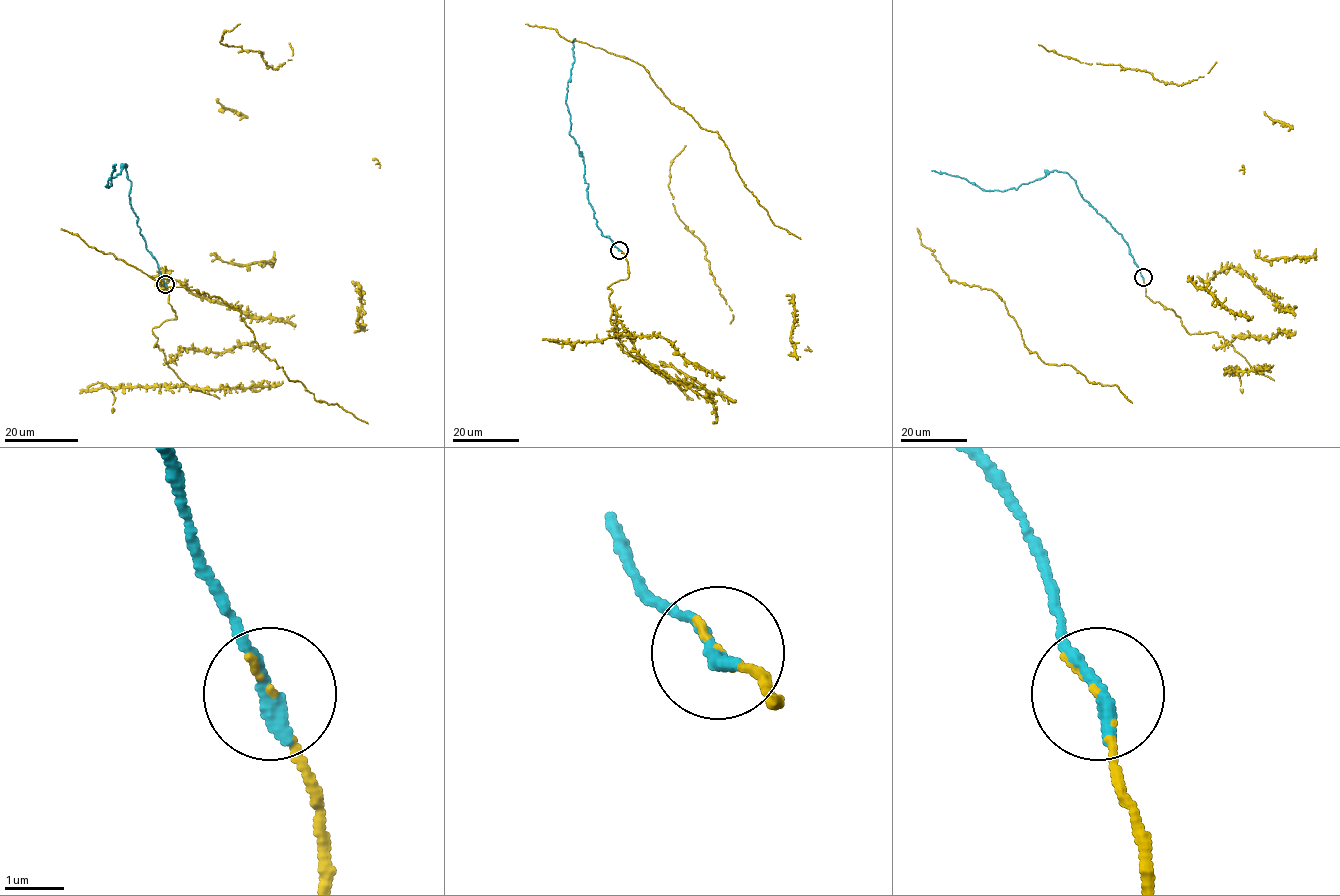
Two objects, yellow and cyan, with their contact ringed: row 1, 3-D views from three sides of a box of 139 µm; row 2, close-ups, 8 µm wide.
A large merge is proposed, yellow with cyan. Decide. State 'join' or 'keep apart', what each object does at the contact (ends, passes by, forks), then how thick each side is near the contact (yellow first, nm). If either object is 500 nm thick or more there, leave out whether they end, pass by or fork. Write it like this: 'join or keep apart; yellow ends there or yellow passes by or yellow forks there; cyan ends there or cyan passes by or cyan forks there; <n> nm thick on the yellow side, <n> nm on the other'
join; yellow ends there; cyan ends there; 70 nm thick on the yellow side, 340 nm on the other

